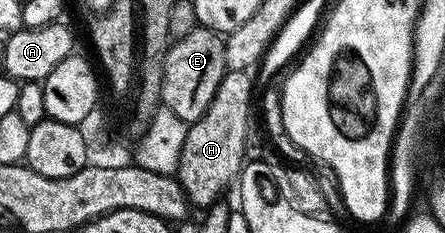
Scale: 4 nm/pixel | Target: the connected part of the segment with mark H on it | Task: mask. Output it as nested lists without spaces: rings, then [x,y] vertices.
[[[228,70],[221,86],[217,86],[217,94],[213,94],[209,110],[187,129],[177,179],[196,209],[206,210],[220,203],[223,191],[238,181],[243,170],[248,155],[247,127],[251,124],[251,75],[250,71]]]

